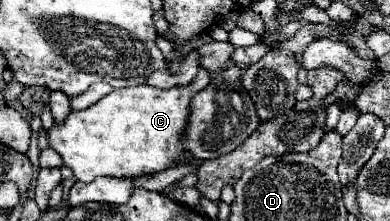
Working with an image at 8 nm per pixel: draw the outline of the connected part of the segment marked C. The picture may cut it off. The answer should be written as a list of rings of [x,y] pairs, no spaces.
[[[199,66],[195,80],[187,86],[175,86],[171,90],[161,90],[153,86],[135,86],[135,88],[117,88],[111,94],[103,96],[99,102],[85,110],[71,110],[69,116],[61,124],[53,124],[47,132],[49,148],[53,148],[61,158],[63,164],[73,170],[75,178],[81,182],[91,182],[97,176],[141,176],[153,174],[169,168],[173,162],[187,162],[191,156],[181,146],[181,132],[187,124],[189,114],[189,100],[209,84],[209,70]]]

